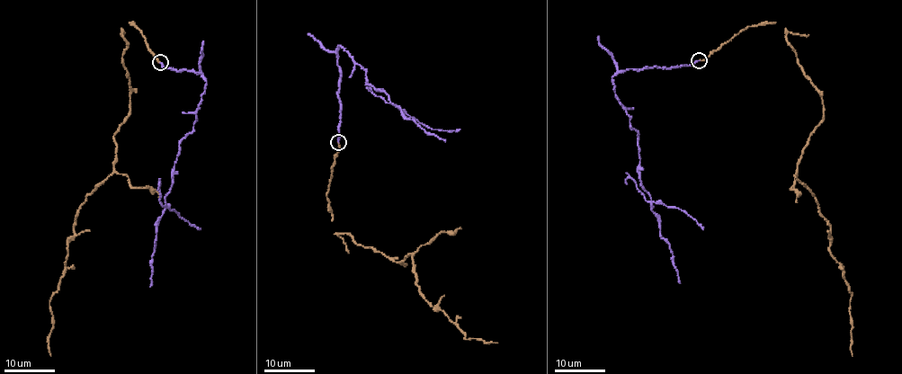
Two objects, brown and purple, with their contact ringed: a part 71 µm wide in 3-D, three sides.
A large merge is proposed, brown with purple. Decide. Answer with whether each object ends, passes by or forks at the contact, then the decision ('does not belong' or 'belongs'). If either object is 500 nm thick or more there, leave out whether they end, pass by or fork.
brown ends; purple ends; does not belong

